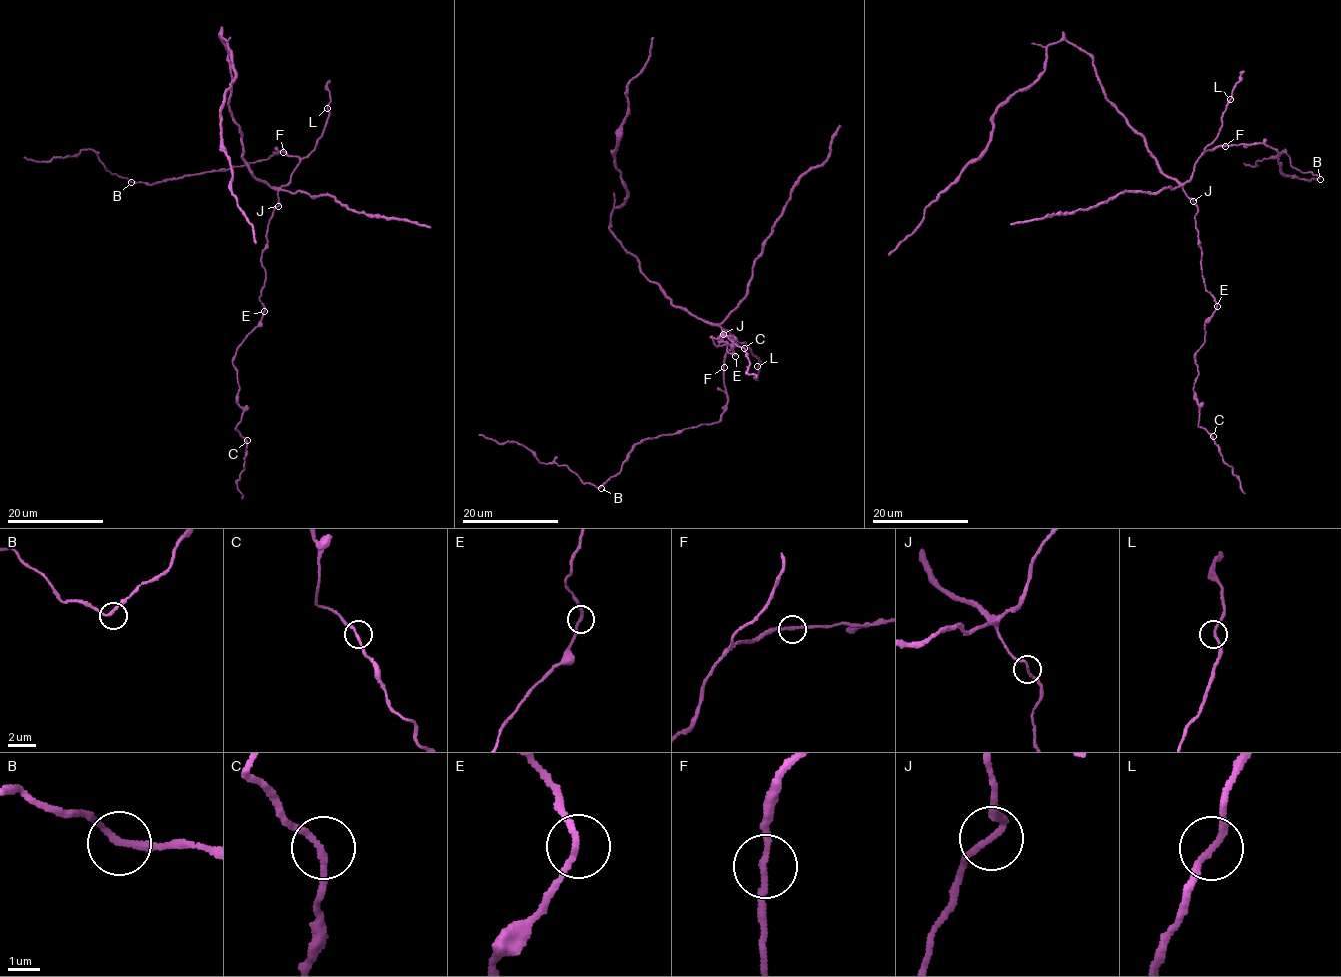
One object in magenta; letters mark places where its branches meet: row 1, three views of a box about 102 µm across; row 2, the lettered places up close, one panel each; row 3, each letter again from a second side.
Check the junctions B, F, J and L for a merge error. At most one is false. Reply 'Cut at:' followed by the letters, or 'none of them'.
Cut at: none of them

